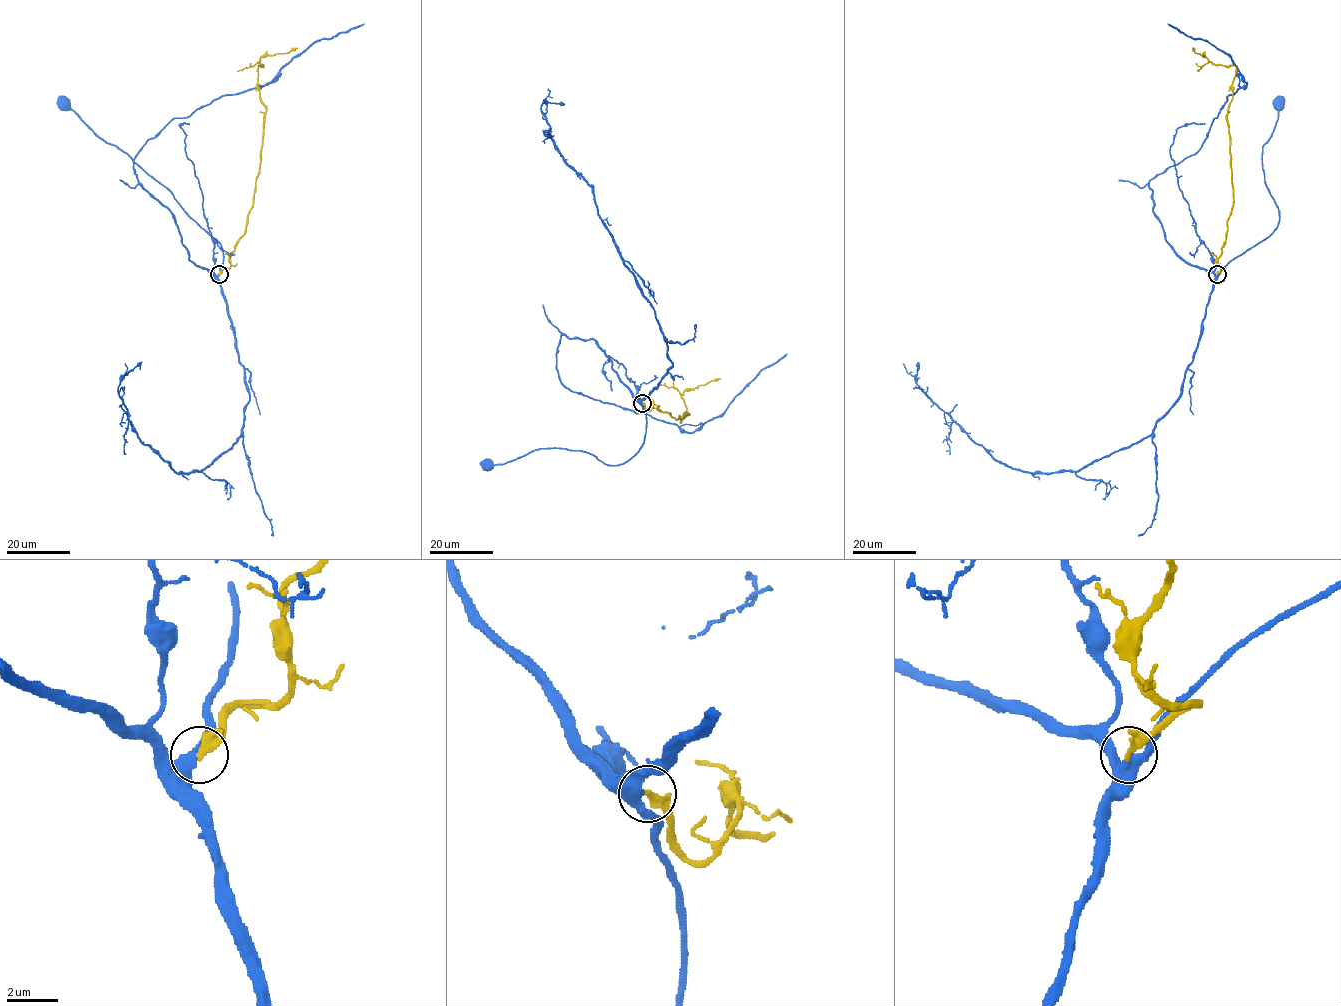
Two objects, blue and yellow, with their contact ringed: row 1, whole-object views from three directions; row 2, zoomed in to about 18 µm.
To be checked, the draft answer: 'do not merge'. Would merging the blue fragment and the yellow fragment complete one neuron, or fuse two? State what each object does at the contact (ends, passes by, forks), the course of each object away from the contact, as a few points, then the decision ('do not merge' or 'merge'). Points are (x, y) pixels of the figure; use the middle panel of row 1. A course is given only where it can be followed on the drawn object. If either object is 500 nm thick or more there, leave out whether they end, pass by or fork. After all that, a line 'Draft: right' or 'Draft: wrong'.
blue passes by; yellow ends; course blue (641, 403), (646, 416), (644, 442), (623, 463), (607, 465), (587, 452), (539, 448), (502, 464), (487, 464); course yellow (642, 403), (647, 410), (653, 404), (676, 419), (689, 414), (680, 422), (686, 409), (682, 392), (720, 378); merge
Draft: wrong

